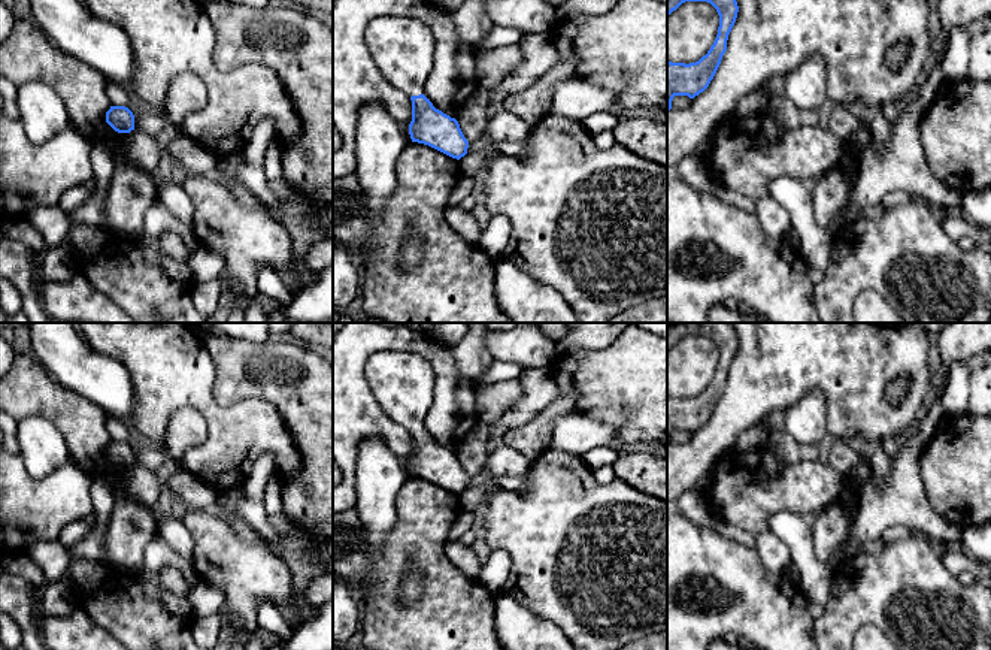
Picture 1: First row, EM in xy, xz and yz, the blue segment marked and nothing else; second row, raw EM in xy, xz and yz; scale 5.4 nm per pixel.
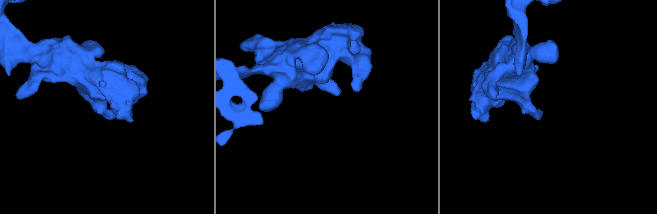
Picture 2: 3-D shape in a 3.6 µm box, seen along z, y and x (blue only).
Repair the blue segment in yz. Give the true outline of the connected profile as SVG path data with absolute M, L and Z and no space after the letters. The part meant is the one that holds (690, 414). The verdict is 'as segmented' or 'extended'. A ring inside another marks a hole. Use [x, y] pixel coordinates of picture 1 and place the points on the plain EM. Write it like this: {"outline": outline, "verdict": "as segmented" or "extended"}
{"outline": "M667 323L667 351L685 336L710 338L719 350L719 362L713 380L698 396L685 399L667 394L667 447L675 430L694 433L709 421L727 386L728 369L739 347L730 323Z", "verdict": "as segmented"}

